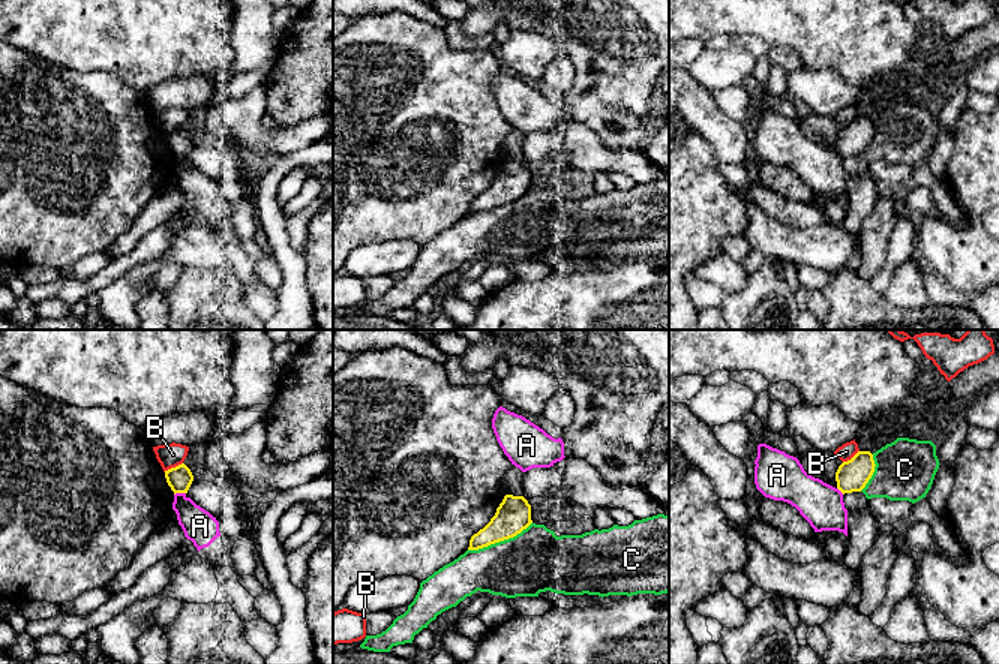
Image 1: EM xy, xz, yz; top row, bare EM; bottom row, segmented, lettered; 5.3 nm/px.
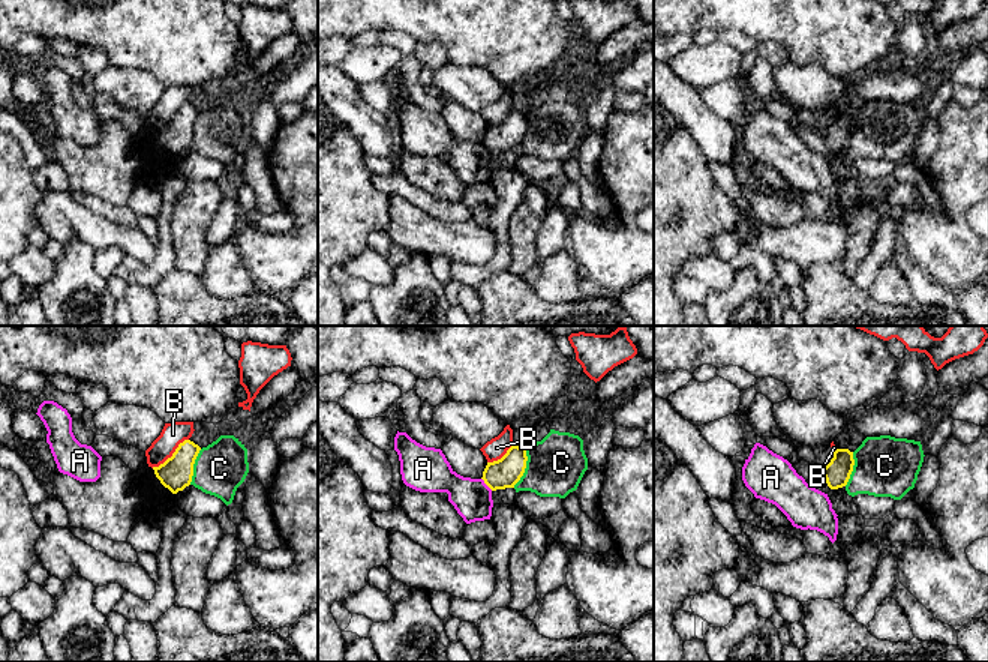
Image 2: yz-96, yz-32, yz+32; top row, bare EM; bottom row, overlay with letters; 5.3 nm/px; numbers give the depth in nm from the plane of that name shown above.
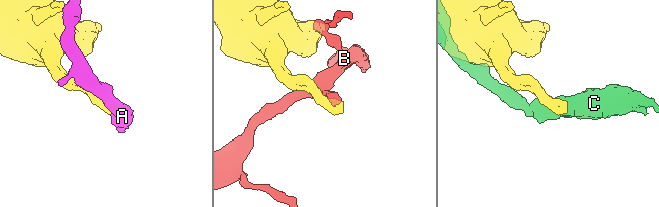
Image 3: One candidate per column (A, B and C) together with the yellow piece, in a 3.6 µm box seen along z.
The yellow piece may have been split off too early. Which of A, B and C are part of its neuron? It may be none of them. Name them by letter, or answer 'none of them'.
none of them

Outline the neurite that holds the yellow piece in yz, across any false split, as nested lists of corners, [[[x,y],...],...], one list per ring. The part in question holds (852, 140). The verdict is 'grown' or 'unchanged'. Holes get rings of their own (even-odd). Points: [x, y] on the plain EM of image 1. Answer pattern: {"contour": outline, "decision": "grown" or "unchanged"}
{"contour": [[[858,115],[850,124],[843,126],[837,136],[837,153],[844,157],[861,156],[874,136],[874,124],[870,115]]], "decision": "unchanged"}

